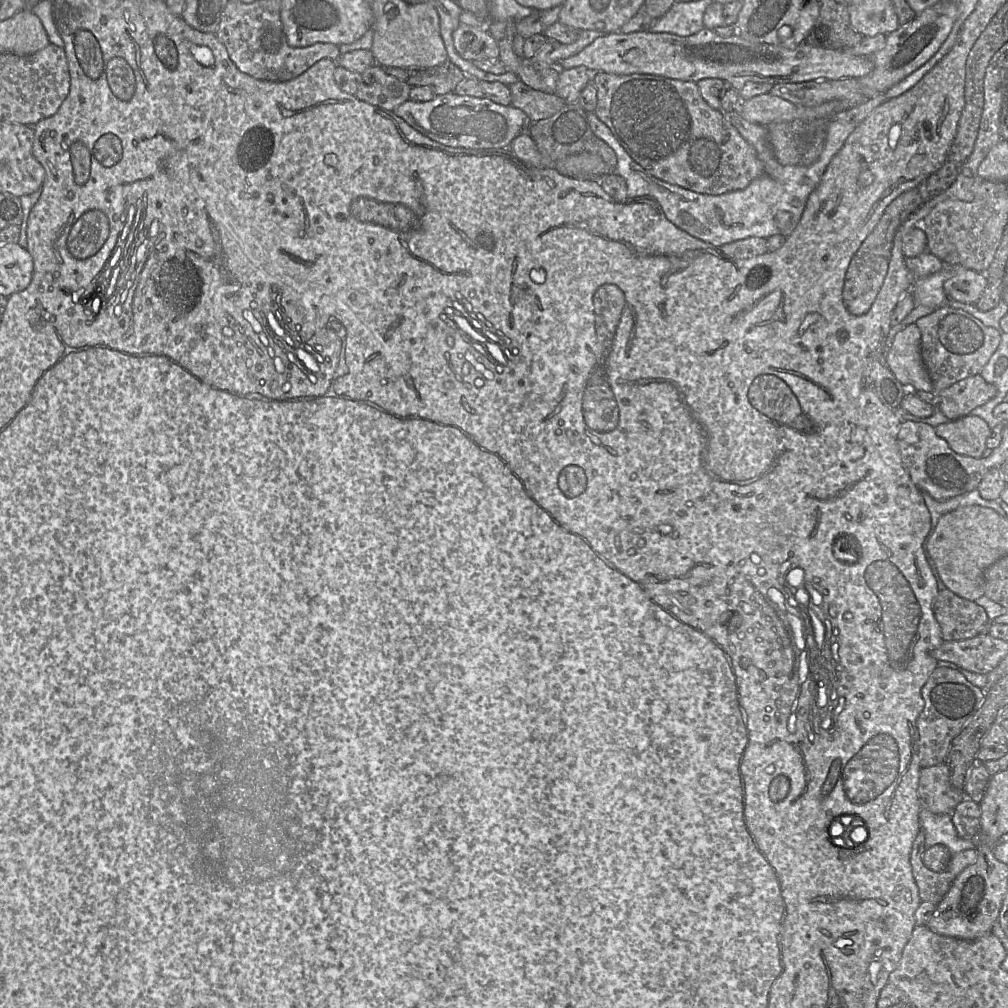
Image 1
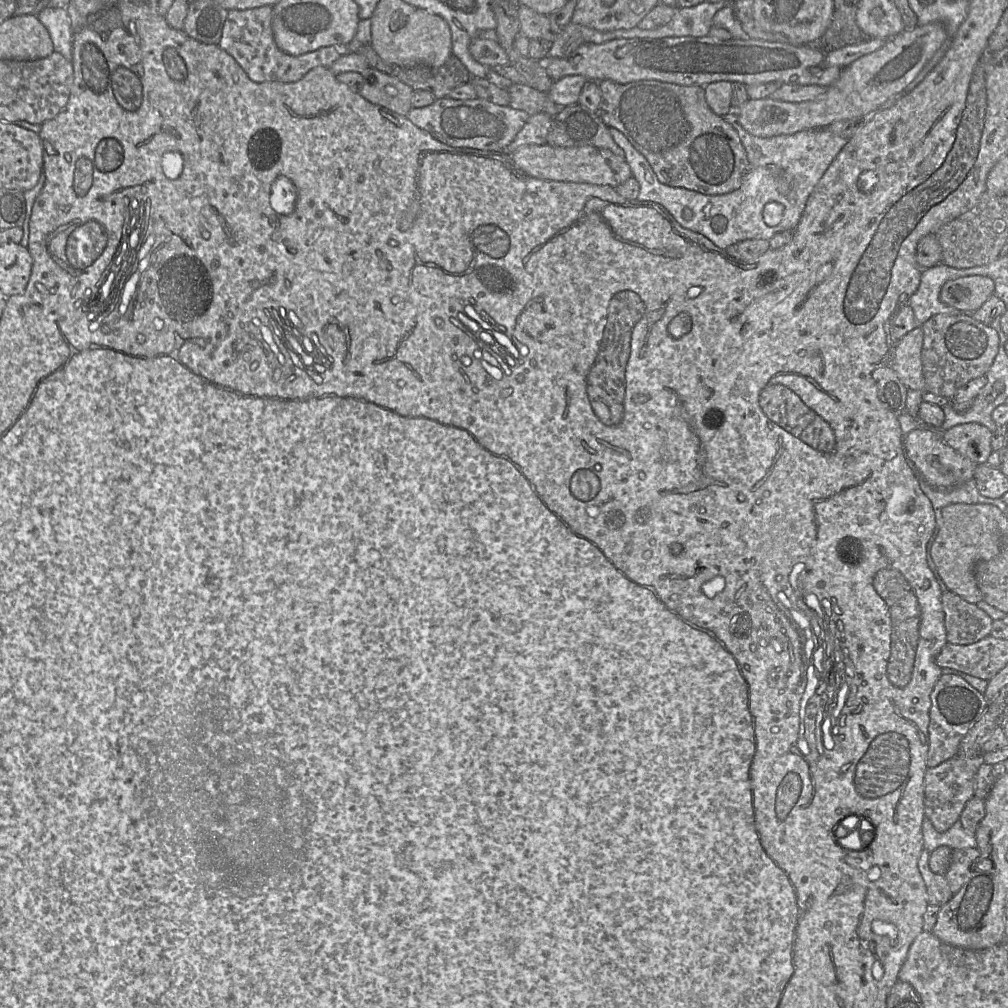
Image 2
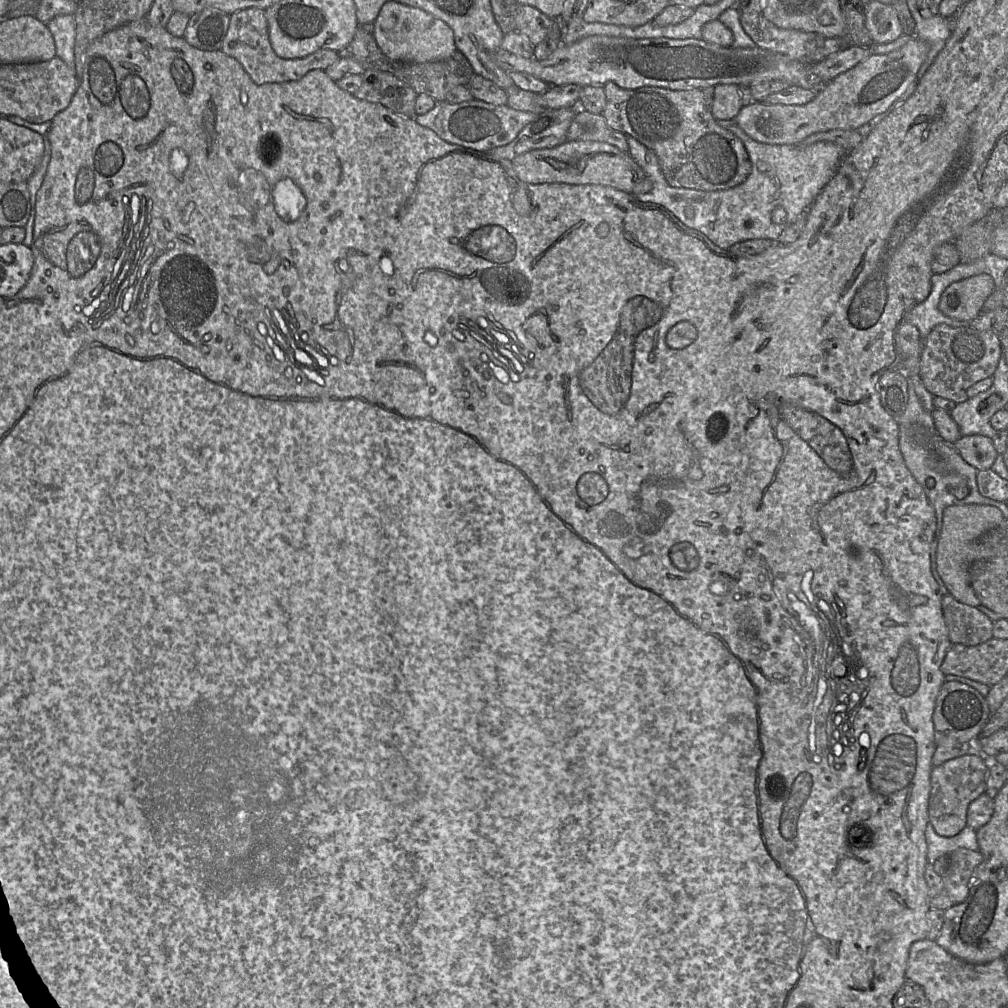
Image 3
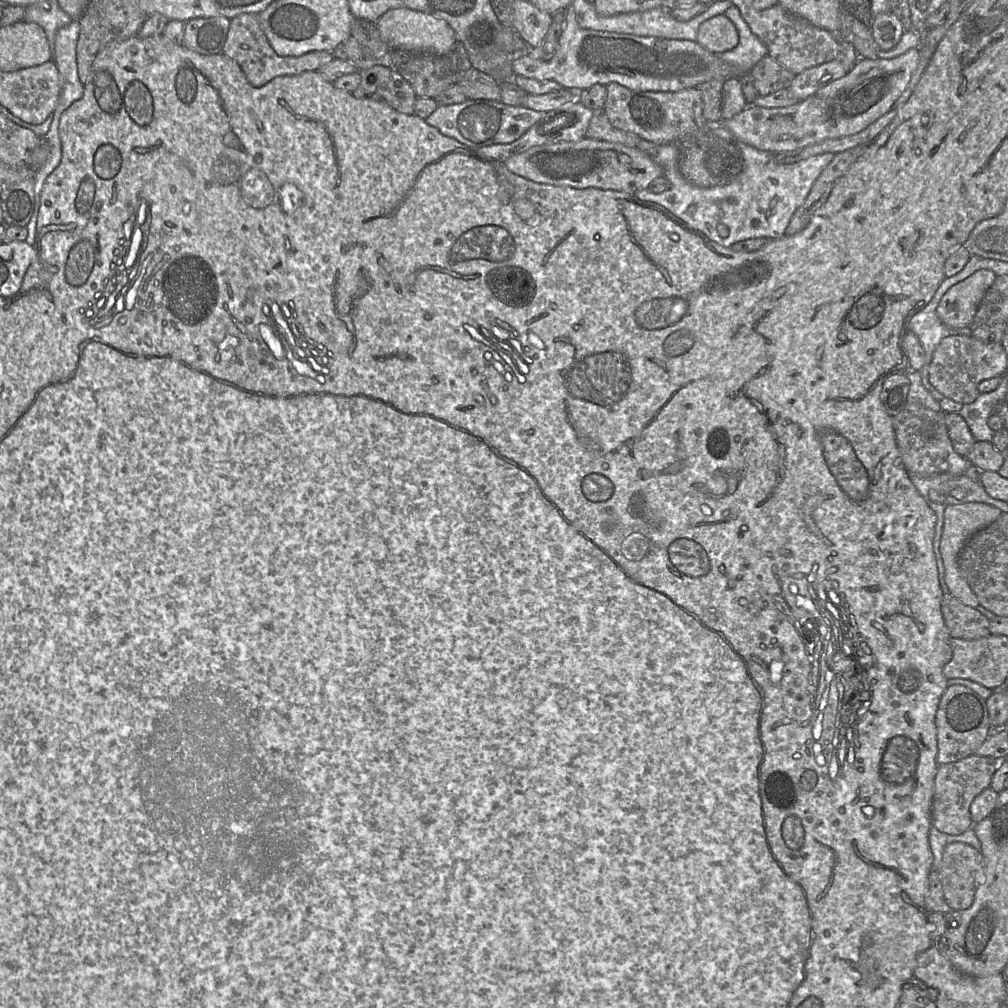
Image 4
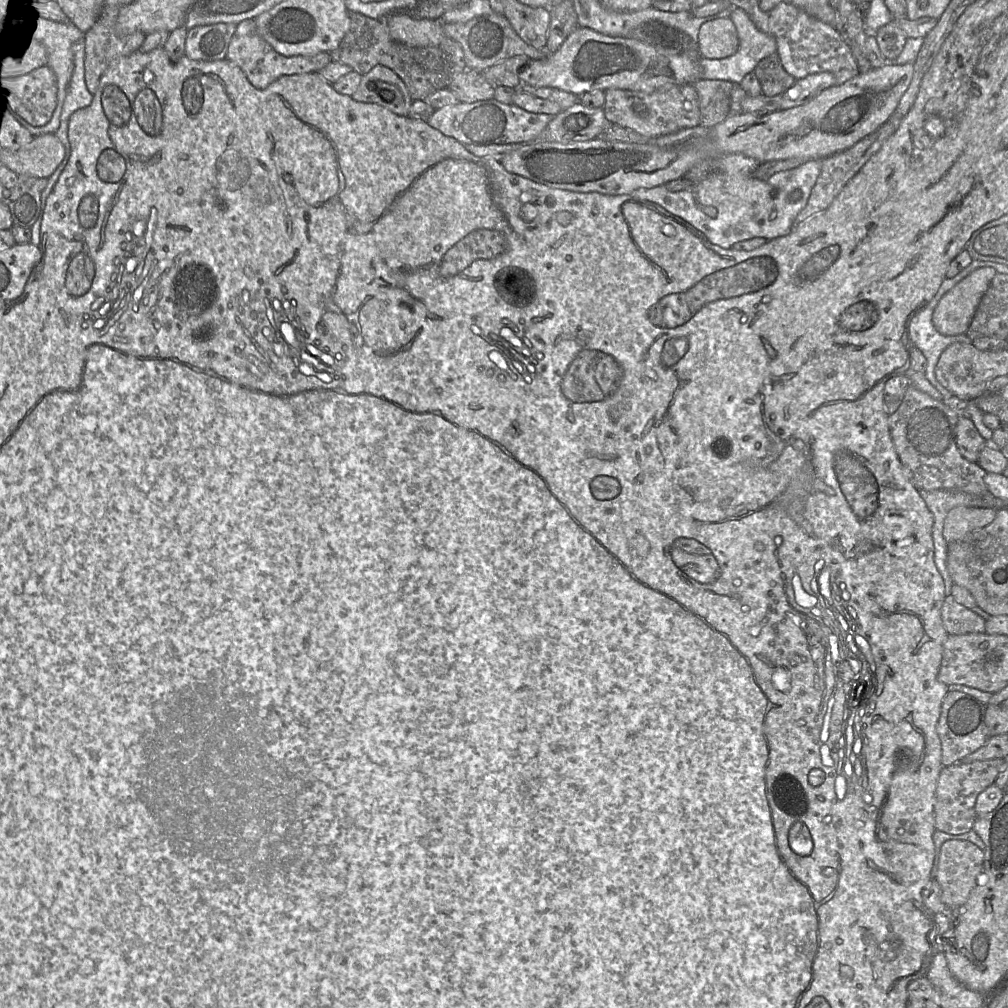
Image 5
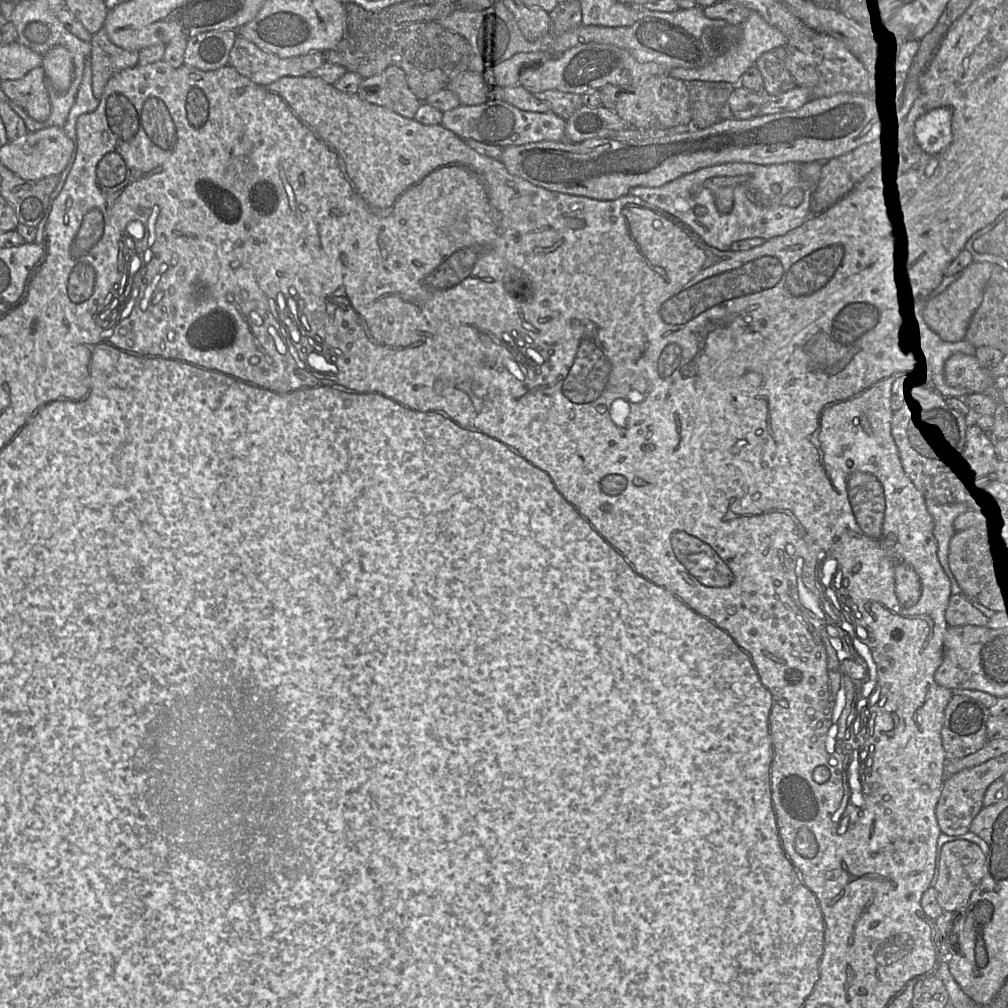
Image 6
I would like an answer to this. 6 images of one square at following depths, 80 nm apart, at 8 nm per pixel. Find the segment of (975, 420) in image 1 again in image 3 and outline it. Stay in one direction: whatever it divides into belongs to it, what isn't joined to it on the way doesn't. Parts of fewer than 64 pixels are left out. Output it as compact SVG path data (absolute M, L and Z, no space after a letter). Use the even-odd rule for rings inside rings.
M962 435L953 446L978 471L992 468L998 456L993 440L984 435Z

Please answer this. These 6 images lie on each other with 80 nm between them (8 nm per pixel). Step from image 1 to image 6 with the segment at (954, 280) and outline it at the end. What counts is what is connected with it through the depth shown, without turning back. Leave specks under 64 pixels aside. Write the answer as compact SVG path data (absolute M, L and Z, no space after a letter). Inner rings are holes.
M972 262L956 281L933 299L929 307L929 318L943 340L957 342L964 339L969 322L982 303L984 289L991 276L992 268L993 264L988 262Z

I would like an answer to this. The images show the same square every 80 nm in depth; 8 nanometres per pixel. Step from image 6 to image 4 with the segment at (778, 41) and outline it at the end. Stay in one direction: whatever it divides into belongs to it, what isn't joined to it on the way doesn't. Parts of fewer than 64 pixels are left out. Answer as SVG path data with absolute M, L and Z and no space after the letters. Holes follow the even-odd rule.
M732 5L724 13L724 16L730 19L736 27L739 35L739 42L735 48L718 54L718 57L740 70L740 75L746 74L750 72L758 61L764 56L767 56L767 47L752 33L736 6Z

